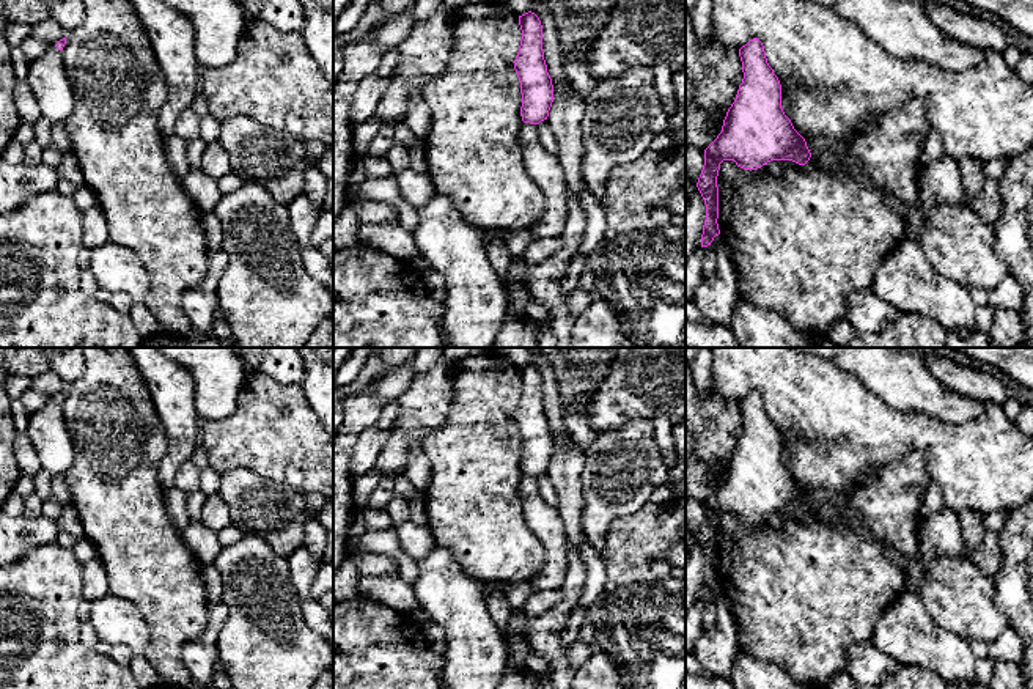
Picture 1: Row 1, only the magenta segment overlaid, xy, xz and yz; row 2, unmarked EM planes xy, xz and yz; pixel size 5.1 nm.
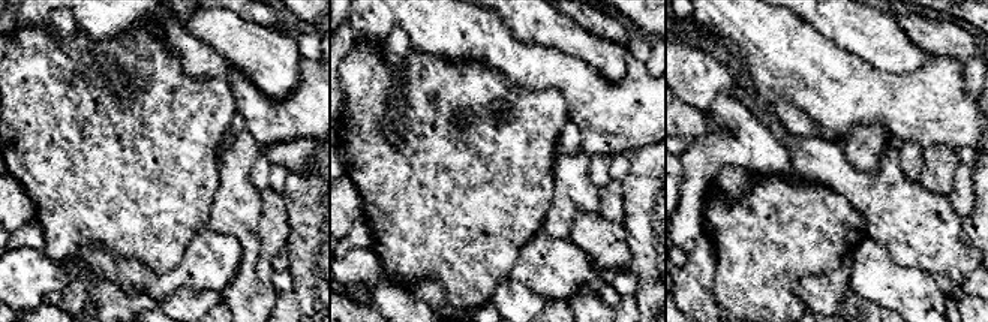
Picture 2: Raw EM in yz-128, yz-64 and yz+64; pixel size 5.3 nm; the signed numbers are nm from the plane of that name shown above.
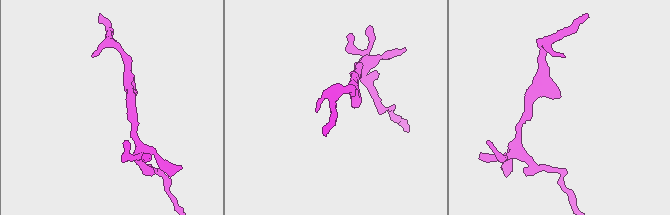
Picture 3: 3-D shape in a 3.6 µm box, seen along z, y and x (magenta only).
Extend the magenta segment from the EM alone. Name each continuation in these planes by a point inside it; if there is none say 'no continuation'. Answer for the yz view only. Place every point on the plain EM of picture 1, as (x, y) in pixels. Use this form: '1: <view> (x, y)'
no continuation

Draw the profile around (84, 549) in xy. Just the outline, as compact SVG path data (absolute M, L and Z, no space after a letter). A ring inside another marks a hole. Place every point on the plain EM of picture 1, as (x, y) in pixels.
M80 536L75 540L72 554L82 565L97 557L94 544L86 536Z

